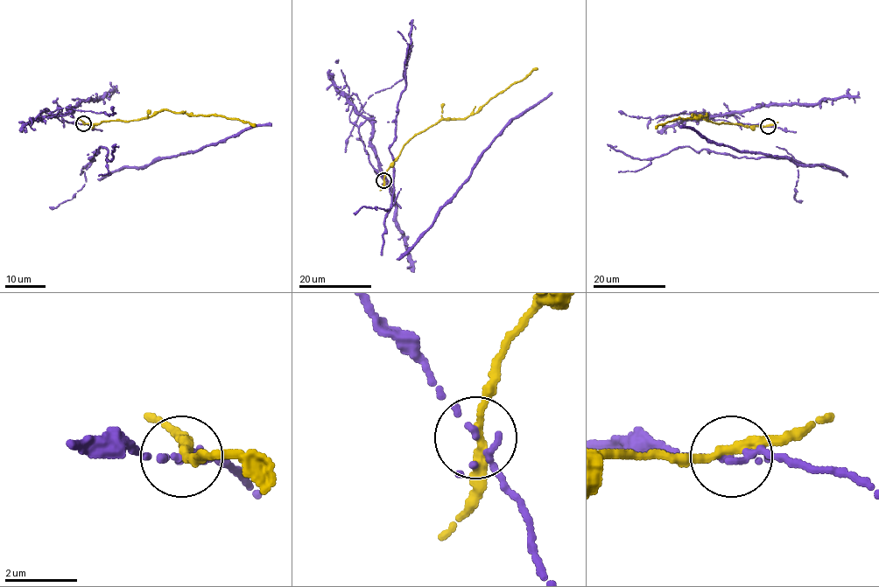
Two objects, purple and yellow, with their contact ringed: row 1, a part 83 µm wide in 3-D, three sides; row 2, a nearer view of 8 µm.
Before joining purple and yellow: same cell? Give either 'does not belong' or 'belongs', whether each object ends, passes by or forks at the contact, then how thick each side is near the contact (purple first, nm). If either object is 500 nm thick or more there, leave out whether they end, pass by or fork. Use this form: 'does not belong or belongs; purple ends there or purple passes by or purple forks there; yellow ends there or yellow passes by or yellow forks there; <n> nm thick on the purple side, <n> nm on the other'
does not belong; purple passes by; yellow passes by; 150 nm thick on the purple side, 260 nm on the other

